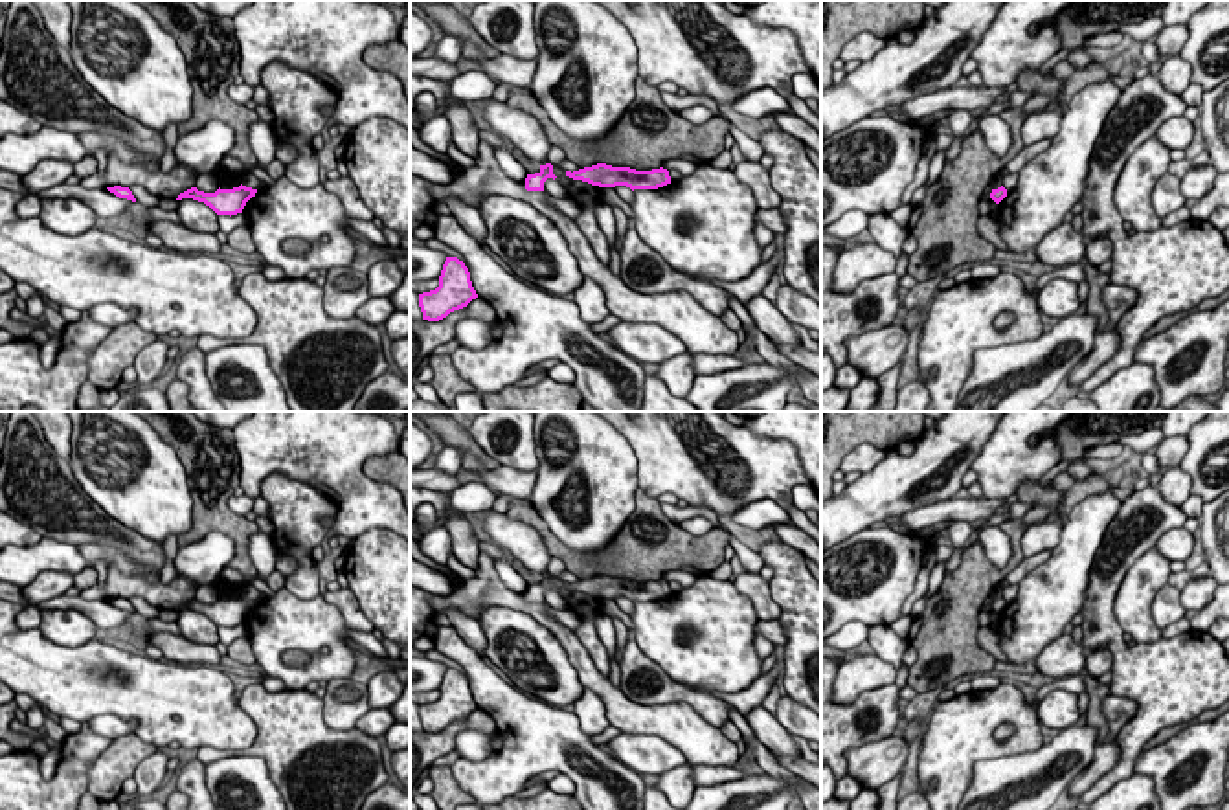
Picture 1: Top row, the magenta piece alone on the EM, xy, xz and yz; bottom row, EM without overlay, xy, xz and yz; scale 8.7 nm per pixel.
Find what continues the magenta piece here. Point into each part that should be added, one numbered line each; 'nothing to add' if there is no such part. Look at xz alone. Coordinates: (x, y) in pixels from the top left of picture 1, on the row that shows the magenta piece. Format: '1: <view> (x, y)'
nothing to add

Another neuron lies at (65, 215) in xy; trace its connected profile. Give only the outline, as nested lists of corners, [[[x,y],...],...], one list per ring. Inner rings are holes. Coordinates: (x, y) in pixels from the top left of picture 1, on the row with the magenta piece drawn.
[[[40,198],[40,202],[39,219],[57,233],[79,235],[96,226],[94,209],[77,198]]]

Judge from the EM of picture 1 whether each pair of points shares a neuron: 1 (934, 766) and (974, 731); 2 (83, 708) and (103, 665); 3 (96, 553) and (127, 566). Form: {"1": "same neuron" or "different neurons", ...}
{"1": "same neuron", "2": "same neuron", "3": "same neuron"}

